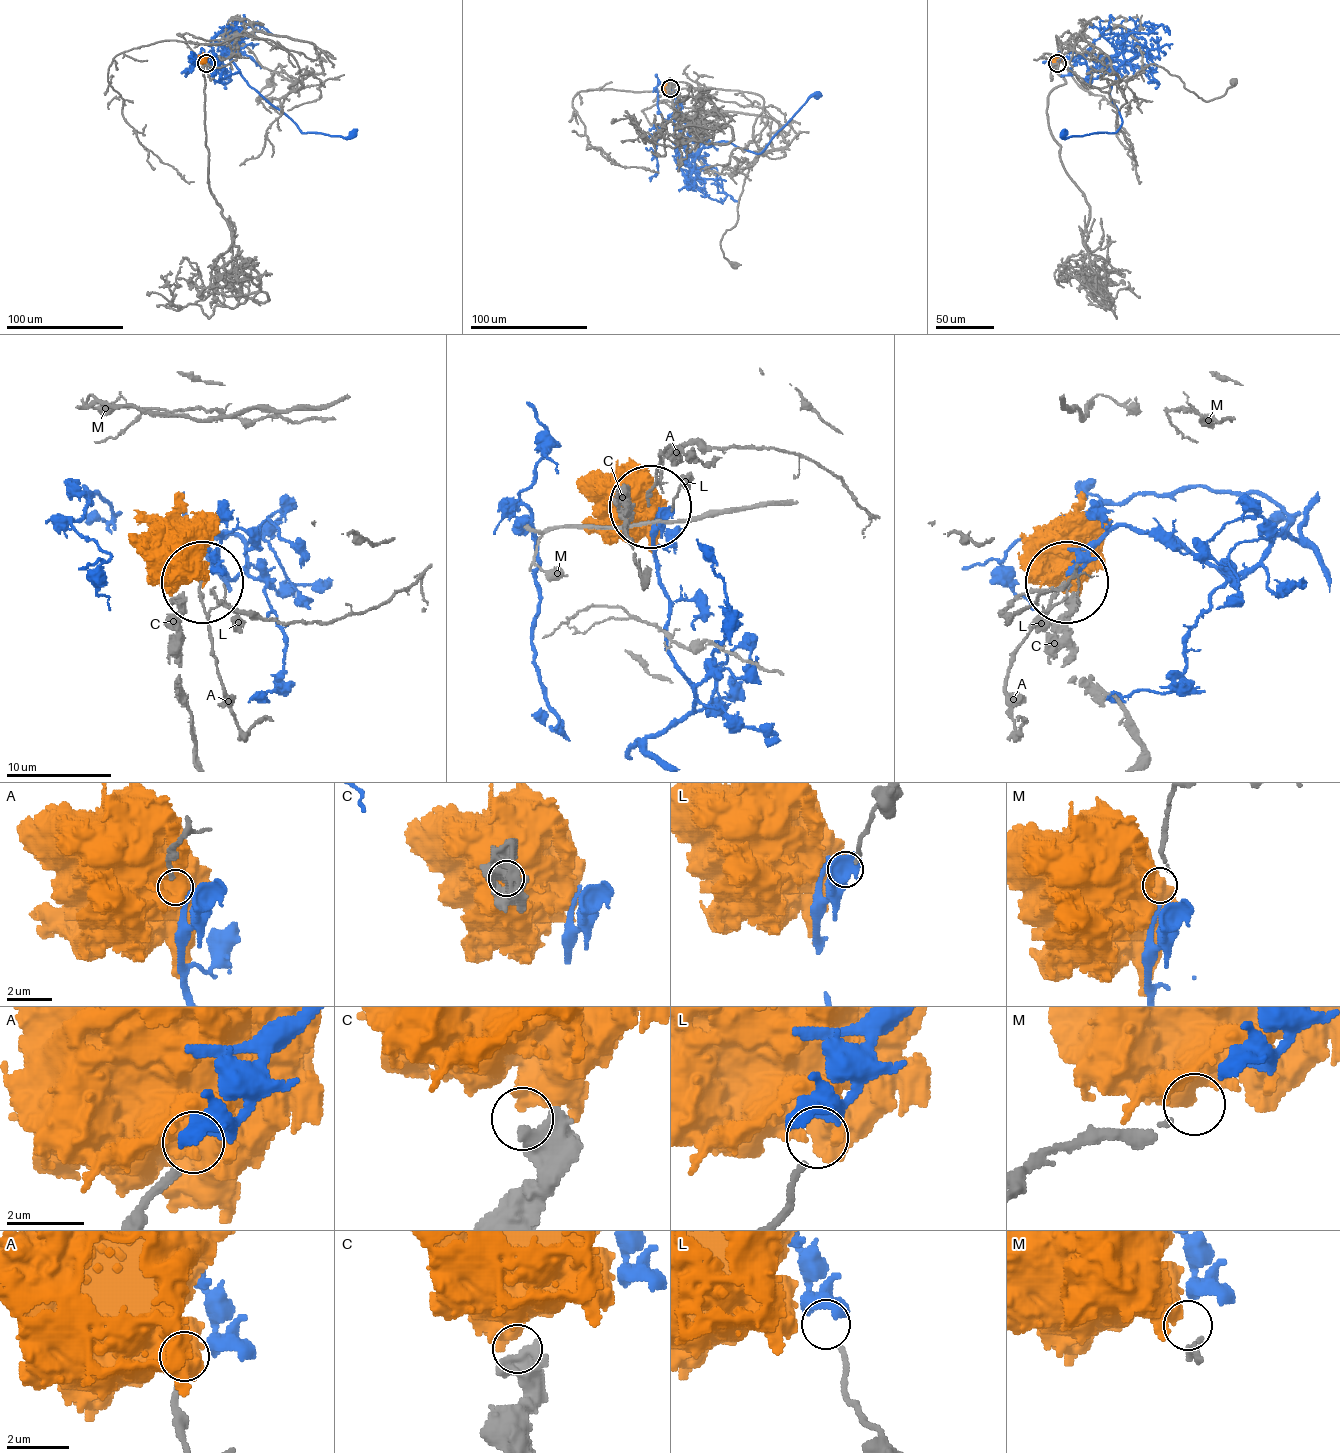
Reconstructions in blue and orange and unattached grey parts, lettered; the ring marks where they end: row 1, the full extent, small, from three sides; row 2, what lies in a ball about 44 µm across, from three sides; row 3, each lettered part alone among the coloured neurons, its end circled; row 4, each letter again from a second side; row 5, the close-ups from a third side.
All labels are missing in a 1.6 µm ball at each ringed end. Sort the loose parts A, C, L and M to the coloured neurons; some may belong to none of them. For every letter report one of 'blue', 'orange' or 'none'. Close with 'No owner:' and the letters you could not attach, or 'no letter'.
A: none
C: orange
L: blue
M: none
No owner: A, M

